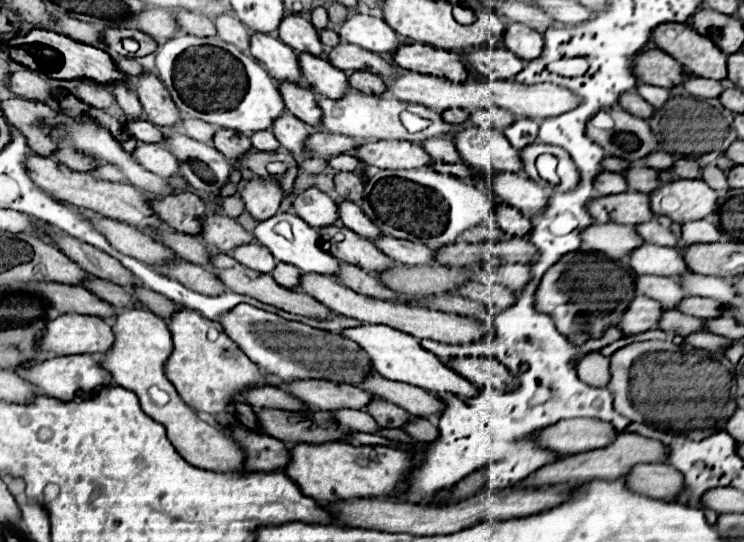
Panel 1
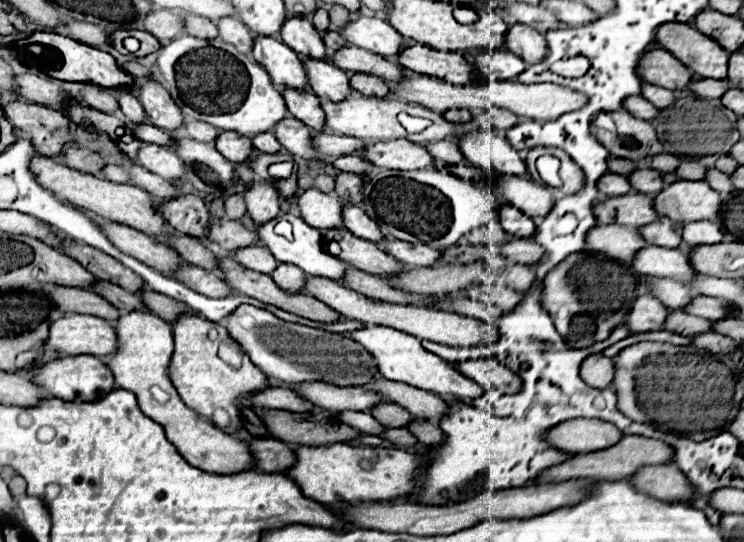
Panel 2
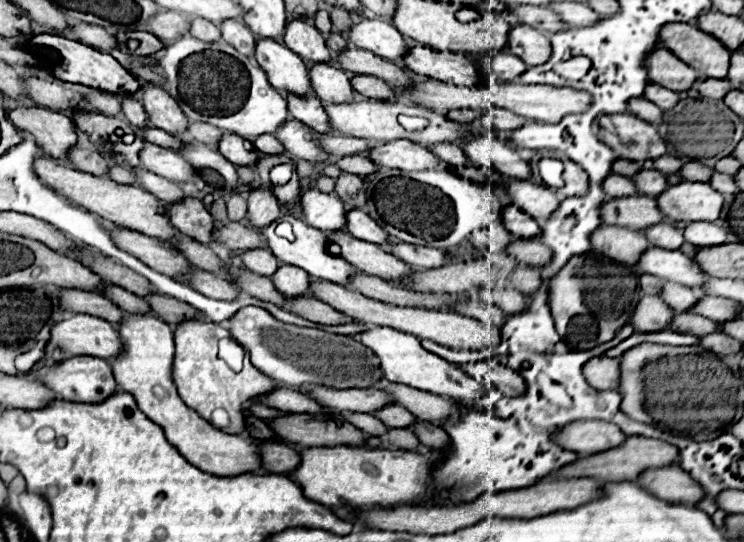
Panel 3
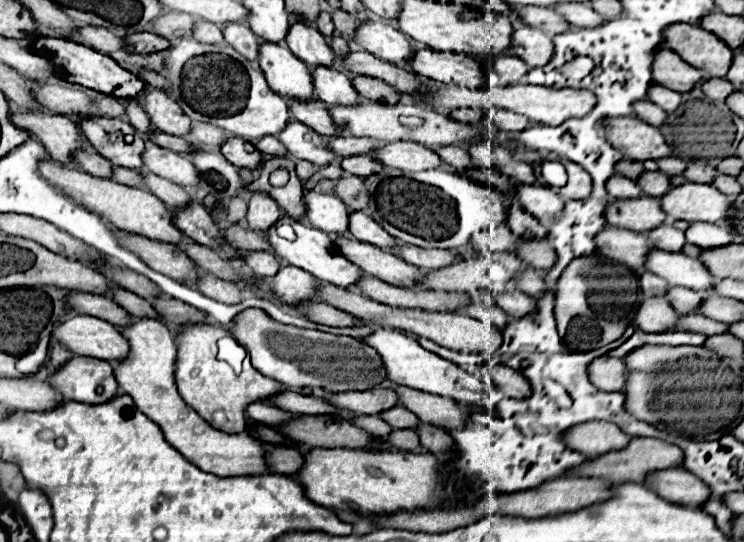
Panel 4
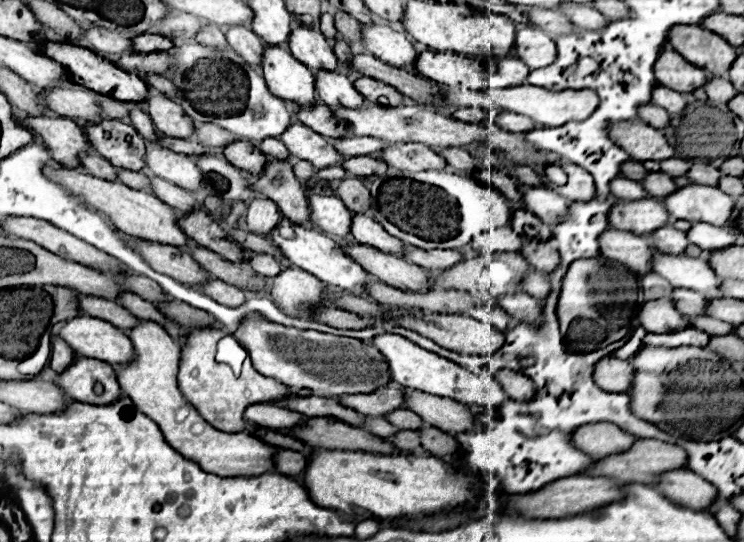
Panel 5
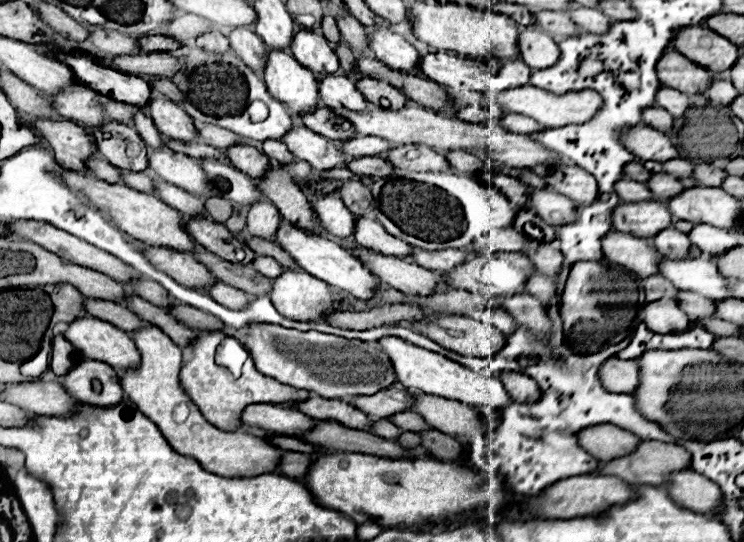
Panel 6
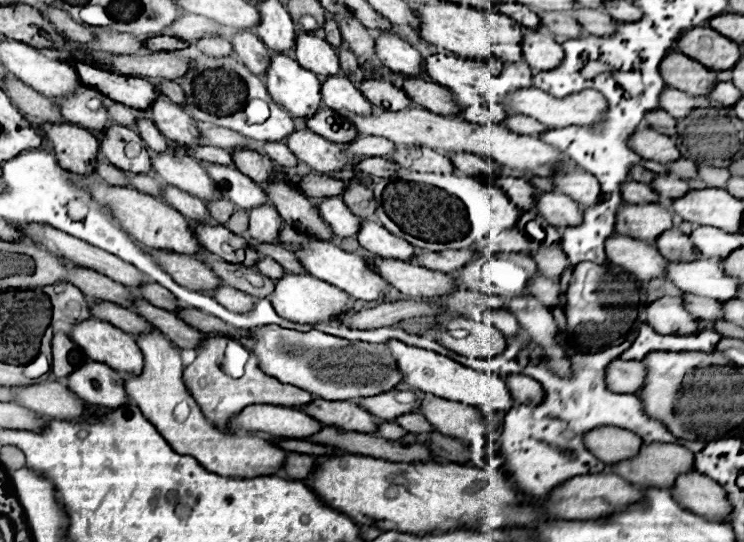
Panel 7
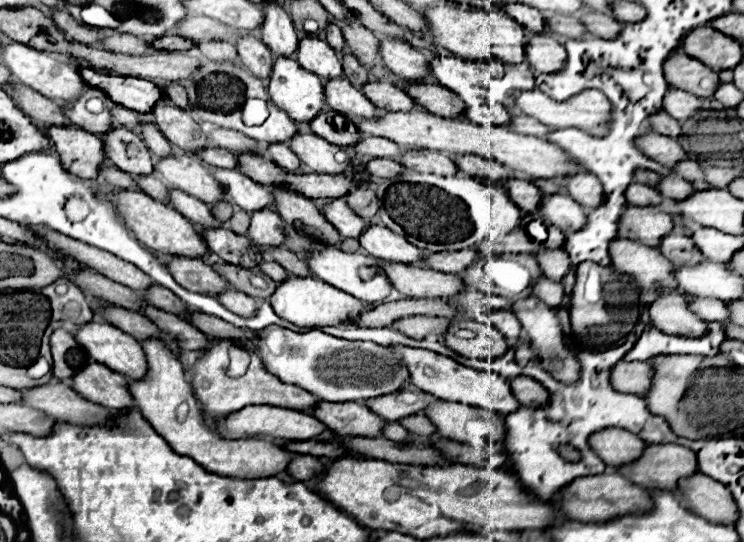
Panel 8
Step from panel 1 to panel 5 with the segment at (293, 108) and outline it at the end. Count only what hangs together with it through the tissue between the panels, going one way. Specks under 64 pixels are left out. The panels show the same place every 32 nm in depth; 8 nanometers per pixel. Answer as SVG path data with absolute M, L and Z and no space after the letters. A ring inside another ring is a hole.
M312 104L312 106L300 106L296 110L296 118L310 126L314 132L330 138L340 138L346 136L346 128L336 124L334 116L330 114L330 108L326 104Z

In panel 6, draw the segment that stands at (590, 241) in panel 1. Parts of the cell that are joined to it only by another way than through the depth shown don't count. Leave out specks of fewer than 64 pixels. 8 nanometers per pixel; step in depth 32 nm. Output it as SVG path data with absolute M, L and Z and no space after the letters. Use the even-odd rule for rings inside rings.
M610 230L602 238L602 252L604 258L610 262L622 264L626 270L640 274L640 278L648 278L658 274L658 250L648 238L638 238L626 232Z

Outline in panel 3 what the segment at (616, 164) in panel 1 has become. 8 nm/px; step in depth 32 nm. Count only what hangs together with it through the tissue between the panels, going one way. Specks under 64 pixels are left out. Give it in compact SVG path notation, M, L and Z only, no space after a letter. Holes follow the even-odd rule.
M628 160L612 162L612 174L620 174L620 176L626 176L626 178L632 178L638 170L642 170L642 162L628 162Z

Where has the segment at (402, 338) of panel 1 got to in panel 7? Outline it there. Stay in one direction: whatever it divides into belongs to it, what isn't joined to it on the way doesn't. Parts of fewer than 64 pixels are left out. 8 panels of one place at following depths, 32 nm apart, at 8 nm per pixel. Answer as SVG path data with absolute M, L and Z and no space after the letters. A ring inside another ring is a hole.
M388 340L384 346L394 356L398 370L402 372L402 382L408 384L410 388L418 388L426 394L434 394L438 398L446 398L446 400L454 400L454 402L462 402L462 404L470 404L470 406L496 406L496 412L504 412L506 408L516 404L512 400L504 380L492 372L482 374L482 372L476 372L466 366L460 368L458 362L454 362L446 356L440 356L432 350L408 346L400 340Z

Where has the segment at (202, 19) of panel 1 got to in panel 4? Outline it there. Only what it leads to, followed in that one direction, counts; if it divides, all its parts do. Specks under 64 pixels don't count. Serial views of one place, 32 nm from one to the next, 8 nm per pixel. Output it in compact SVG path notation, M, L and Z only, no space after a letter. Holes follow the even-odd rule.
M196 20L192 34L200 42L222 42L224 40L222 30L218 26L214 26L212 22L206 22L206 20Z

